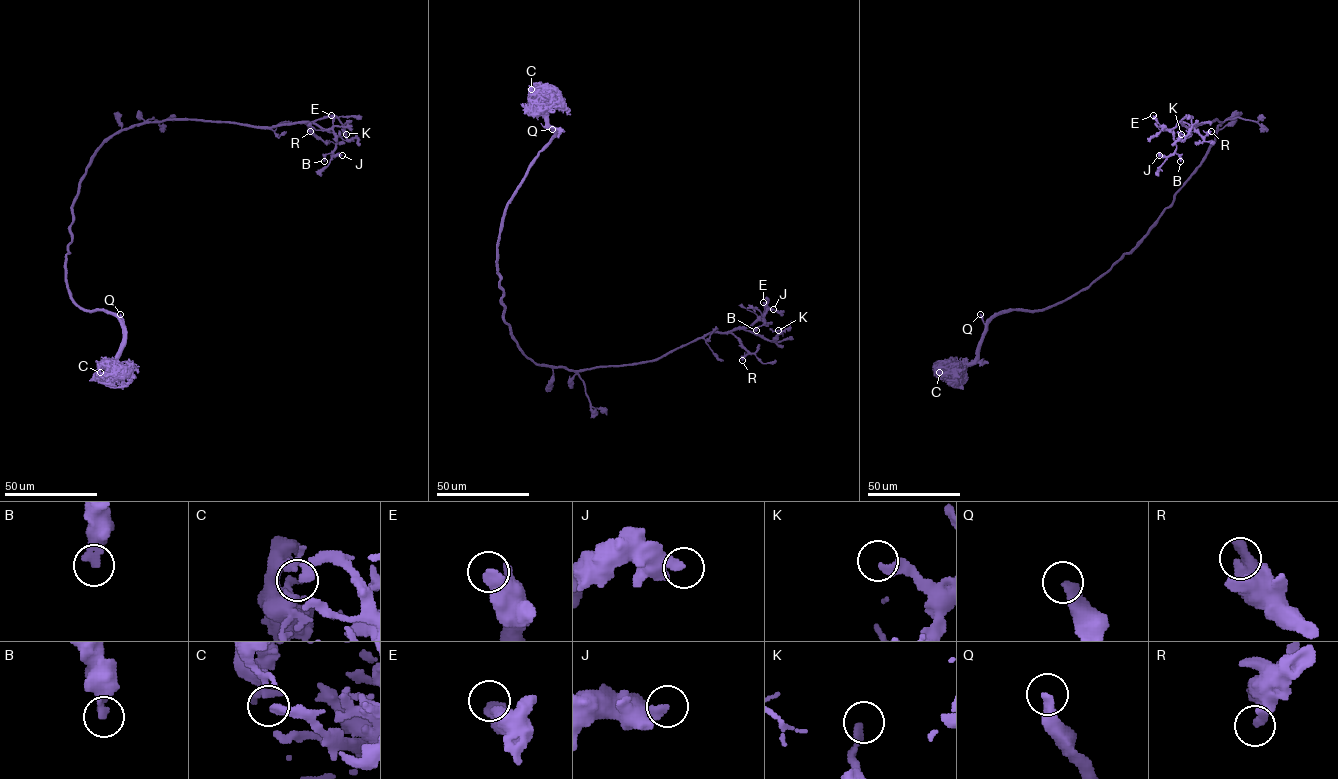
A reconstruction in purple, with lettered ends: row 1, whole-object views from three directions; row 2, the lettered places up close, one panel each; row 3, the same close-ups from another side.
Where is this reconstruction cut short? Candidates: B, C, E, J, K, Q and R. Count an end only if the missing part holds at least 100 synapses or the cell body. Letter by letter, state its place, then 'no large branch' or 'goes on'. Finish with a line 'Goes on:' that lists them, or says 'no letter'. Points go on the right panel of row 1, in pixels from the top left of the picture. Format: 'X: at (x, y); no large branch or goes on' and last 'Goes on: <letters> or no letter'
B: at (1180, 161); no large branch
C: at (939, 372); no large branch
E: at (1153, 115); no large branch
J: at (1159, 155); no large branch
K: at (1181, 134); no large branch
Q: at (980, 314); goes on
R: at (1211, 131); no large branch
Goes on: Q

